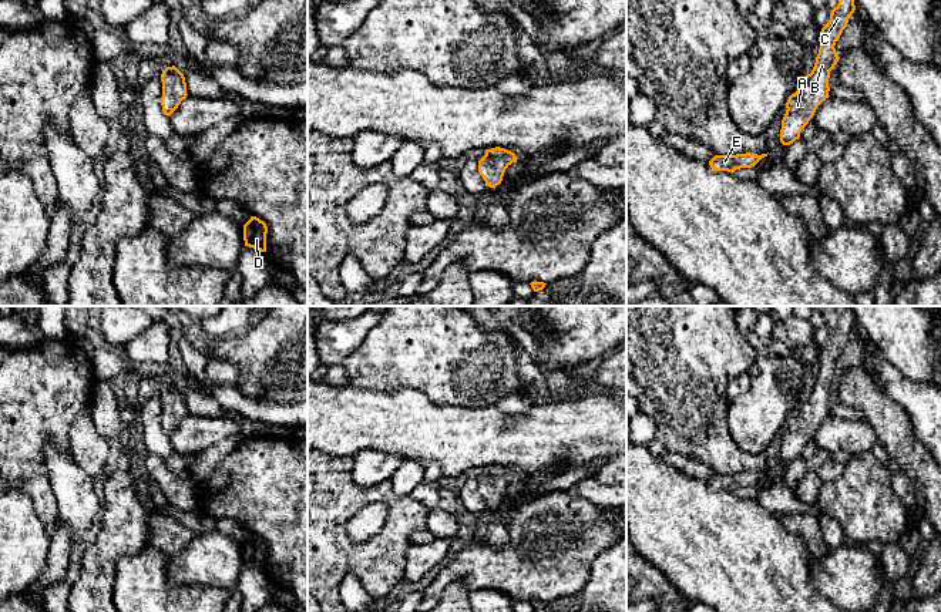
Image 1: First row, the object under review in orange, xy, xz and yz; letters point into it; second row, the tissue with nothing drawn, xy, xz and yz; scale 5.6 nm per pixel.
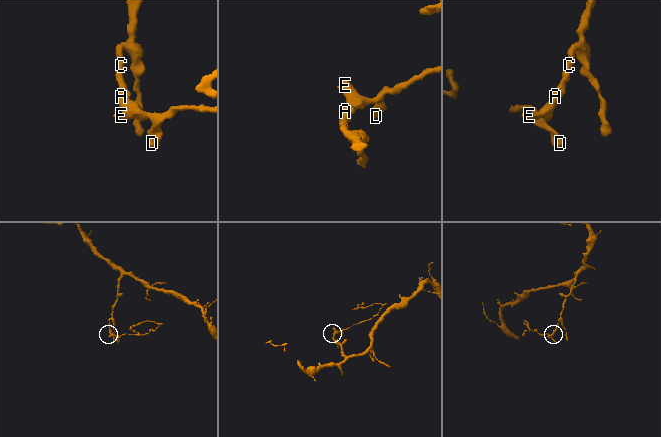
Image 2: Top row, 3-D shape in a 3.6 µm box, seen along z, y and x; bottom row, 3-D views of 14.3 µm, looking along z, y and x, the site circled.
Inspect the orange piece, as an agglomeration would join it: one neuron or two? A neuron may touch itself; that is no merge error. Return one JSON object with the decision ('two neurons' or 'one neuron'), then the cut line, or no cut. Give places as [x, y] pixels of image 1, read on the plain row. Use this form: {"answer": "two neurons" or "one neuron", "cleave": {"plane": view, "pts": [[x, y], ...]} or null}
{"answer": "one neuron", "cleave": null}

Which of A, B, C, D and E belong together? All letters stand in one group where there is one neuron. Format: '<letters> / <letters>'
A B C D E

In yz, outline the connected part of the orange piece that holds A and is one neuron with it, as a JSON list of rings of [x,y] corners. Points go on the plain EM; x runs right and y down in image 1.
[[[836,306],[836,312],[839,323],[831,329],[829,342],[820,350],[820,367],[814,386],[786,421],[787,428],[780,448],[780,461],[783,464],[790,464],[800,457],[801,448],[813,437],[817,426],[830,416],[830,390],[840,377],[834,364],[856,329],[851,306]]]

